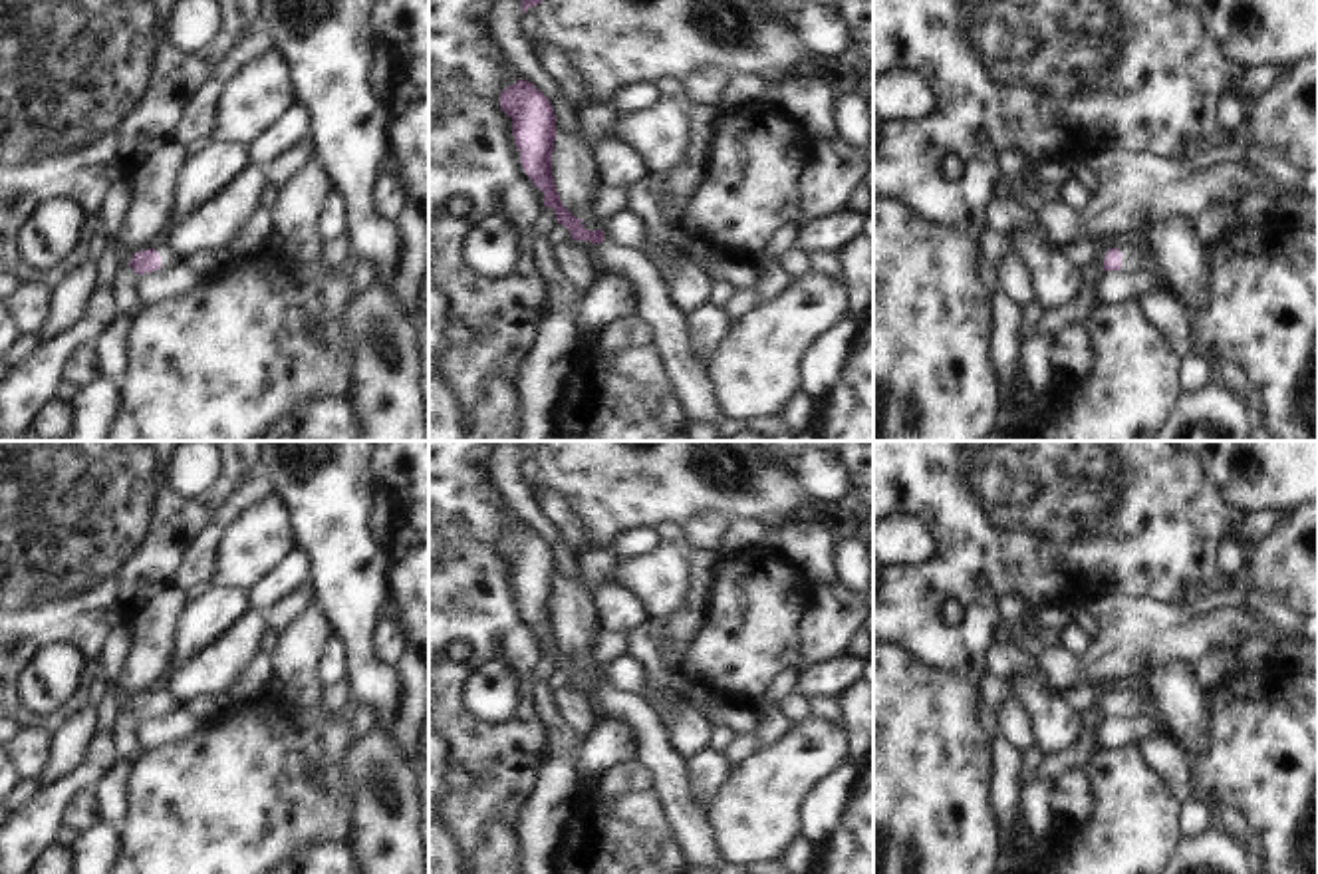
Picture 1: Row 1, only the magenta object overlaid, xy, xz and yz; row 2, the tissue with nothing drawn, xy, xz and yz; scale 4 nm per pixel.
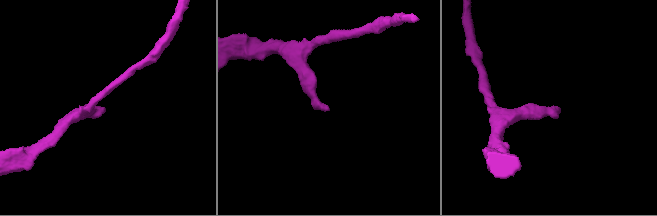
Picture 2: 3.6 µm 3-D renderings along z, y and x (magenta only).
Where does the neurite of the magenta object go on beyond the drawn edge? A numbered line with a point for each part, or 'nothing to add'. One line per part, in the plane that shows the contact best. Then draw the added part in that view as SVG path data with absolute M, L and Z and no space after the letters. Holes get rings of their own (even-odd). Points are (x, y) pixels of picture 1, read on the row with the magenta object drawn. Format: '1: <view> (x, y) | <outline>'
1: yz (1134, 253) | M1127 240L1120 246L1121 252L1121 272L1131 274L1141 266L1151 264L1149 248L1141 240Z

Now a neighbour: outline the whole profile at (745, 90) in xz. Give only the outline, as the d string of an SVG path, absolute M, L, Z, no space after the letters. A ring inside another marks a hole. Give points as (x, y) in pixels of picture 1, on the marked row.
M736 73L728 85L723 103L728 109L758 105L766 101L770 79L760 73Z

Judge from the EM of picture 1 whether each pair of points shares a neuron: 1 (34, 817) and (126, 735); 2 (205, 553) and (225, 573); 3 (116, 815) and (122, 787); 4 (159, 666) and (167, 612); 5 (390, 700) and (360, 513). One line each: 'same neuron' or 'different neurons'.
1: different neurons
2: different neurons
3: same neuron
4: same neuron
5: same neuron

